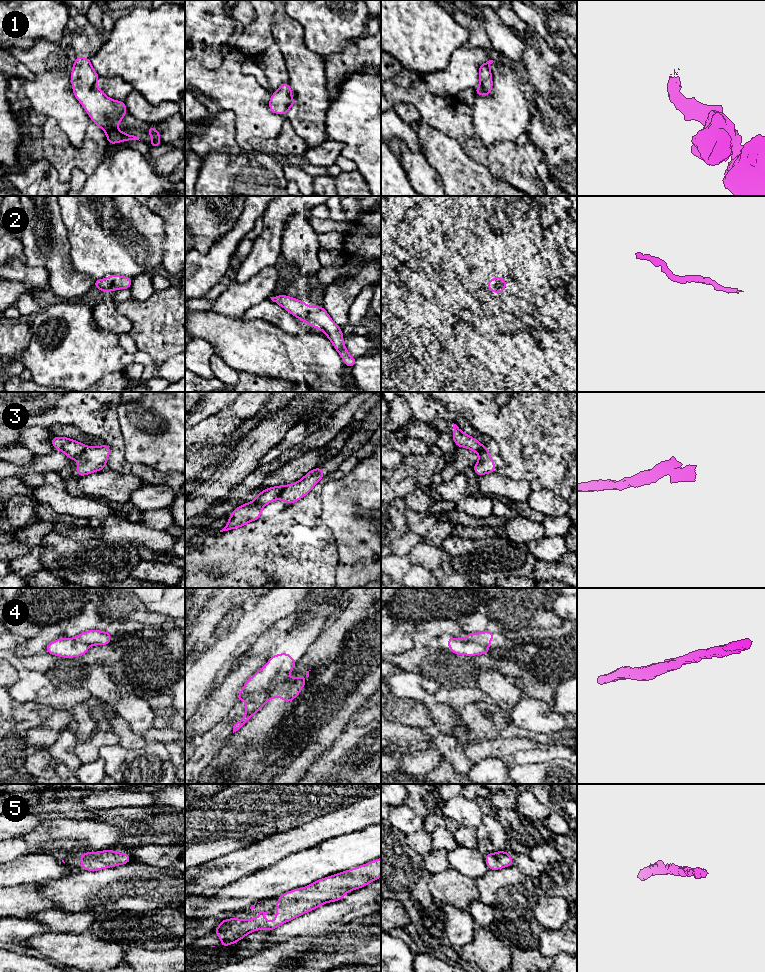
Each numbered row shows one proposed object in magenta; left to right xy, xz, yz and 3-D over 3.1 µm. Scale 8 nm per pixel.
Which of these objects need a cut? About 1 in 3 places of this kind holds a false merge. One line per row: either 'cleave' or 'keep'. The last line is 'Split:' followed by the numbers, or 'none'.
1: keep
2: keep
3: cleave
4: cleave
5: keep
Split: 3, 4

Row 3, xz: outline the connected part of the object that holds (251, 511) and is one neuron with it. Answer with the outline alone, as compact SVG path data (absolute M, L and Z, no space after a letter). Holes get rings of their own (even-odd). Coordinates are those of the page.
M280 485L266 488L260 492L253 501L237 507L230 515L226 526L220 530L220 532L240 528L248 522L259 519L264 506L278 499L285 487L285 485Z

